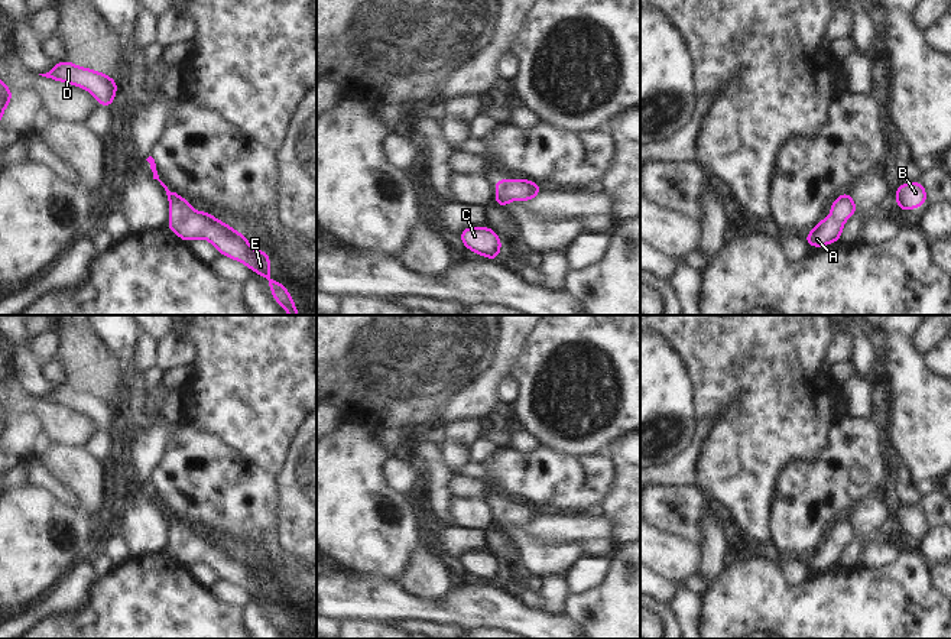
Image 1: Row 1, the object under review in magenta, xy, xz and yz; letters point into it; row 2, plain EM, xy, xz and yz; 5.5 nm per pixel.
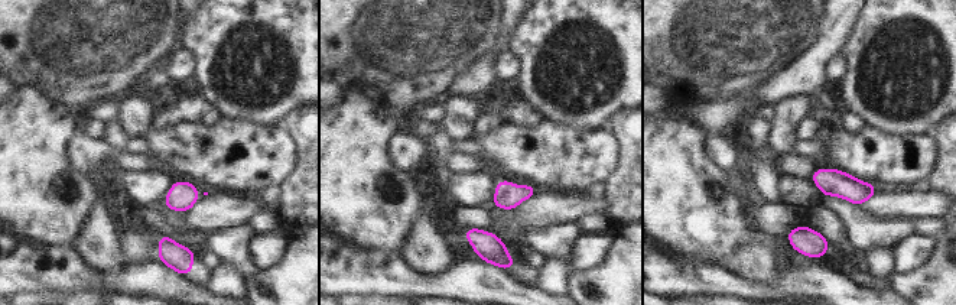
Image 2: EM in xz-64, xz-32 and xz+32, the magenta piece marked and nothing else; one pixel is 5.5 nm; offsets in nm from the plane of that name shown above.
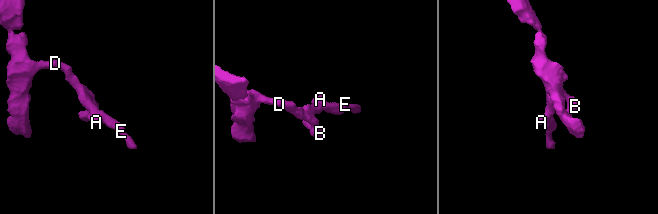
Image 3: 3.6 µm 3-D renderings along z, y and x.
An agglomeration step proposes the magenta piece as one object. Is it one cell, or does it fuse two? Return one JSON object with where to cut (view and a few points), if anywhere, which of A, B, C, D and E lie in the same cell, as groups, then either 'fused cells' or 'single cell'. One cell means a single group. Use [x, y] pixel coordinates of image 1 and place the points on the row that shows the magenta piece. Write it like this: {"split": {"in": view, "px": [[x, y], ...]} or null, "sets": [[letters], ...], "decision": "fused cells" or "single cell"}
{"split": null, "sets": [["A", "B", "C", "D", "E"]], "decision": "single cell"}

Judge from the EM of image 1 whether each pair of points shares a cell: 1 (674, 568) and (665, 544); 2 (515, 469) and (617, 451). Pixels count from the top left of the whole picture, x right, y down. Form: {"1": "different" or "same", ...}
{"1": "same", "2": "different"}

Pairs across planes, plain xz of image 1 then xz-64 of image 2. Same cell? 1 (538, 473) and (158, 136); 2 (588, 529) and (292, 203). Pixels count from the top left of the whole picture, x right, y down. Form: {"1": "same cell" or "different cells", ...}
{"1": "same cell", "2": "different cells"}

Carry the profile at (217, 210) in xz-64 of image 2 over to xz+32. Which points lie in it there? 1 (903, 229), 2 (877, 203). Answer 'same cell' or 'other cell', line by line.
1: other cell
2: same cell

